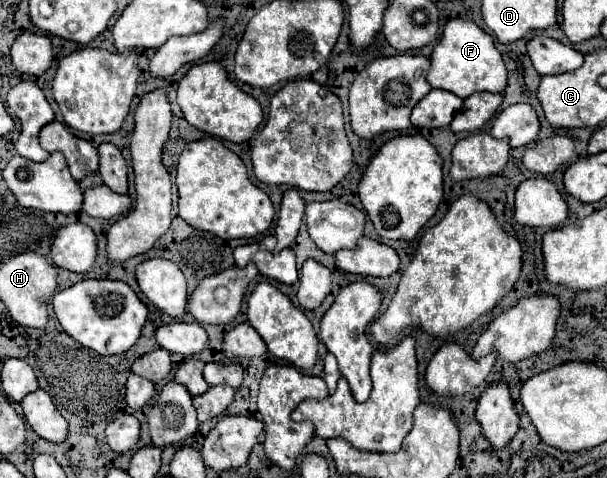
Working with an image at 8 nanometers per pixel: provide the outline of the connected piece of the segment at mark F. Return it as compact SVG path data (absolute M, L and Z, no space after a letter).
M448 19L442 31L440 41L436 43L430 55L430 69L426 81L434 89L450 91L462 99L470 97L476 91L502 93L506 87L506 67L504 61L494 47L494 39L482 31L476 23L466 19Z

